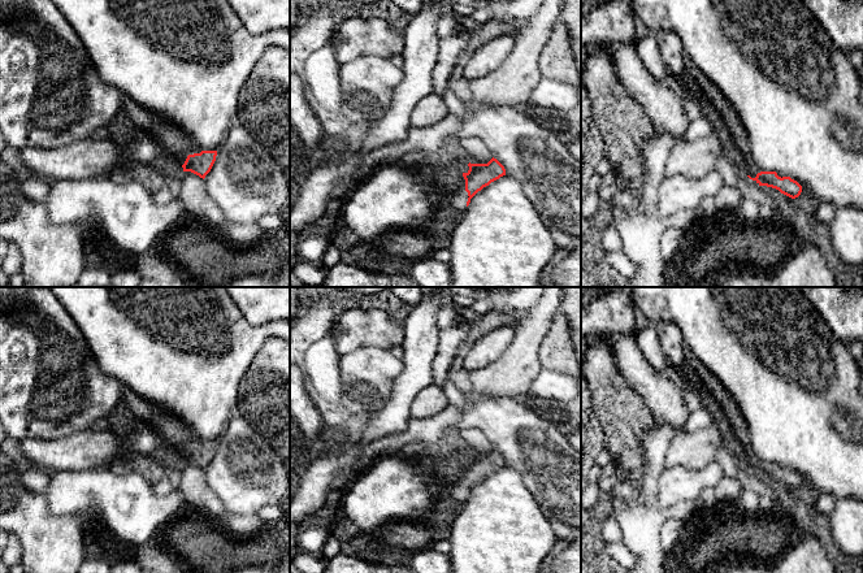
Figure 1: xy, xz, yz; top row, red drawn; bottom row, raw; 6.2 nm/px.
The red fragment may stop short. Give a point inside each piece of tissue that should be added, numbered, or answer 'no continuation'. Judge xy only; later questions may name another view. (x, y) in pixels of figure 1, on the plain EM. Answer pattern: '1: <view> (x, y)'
1: xy (173, 430)

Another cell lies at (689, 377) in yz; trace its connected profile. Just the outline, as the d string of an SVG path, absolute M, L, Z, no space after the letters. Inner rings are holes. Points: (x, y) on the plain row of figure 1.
M685 365L685 366L681 369L681 376L682 376L684 383L686 383L686 385L695 386L695 387L698 387L698 386L701 385L699 378L698 378L697 374L689 368L689 365Z

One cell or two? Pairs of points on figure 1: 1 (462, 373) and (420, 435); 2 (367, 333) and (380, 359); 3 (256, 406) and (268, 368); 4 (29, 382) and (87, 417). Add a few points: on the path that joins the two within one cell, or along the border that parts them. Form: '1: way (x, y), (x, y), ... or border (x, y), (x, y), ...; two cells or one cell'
1: border (469, 370), (471, 389), (463, 395); two cells
2: border (389, 348), (358, 347), (343, 354); two cells
3: way (265, 396), (268, 394), (268, 377); one cell
4: way (43, 387), (46, 390), (55, 390), (73, 408); one cell

